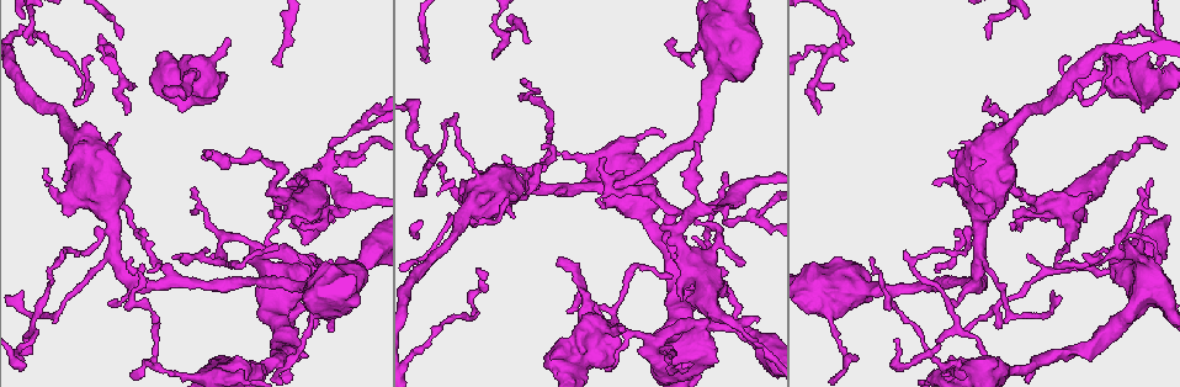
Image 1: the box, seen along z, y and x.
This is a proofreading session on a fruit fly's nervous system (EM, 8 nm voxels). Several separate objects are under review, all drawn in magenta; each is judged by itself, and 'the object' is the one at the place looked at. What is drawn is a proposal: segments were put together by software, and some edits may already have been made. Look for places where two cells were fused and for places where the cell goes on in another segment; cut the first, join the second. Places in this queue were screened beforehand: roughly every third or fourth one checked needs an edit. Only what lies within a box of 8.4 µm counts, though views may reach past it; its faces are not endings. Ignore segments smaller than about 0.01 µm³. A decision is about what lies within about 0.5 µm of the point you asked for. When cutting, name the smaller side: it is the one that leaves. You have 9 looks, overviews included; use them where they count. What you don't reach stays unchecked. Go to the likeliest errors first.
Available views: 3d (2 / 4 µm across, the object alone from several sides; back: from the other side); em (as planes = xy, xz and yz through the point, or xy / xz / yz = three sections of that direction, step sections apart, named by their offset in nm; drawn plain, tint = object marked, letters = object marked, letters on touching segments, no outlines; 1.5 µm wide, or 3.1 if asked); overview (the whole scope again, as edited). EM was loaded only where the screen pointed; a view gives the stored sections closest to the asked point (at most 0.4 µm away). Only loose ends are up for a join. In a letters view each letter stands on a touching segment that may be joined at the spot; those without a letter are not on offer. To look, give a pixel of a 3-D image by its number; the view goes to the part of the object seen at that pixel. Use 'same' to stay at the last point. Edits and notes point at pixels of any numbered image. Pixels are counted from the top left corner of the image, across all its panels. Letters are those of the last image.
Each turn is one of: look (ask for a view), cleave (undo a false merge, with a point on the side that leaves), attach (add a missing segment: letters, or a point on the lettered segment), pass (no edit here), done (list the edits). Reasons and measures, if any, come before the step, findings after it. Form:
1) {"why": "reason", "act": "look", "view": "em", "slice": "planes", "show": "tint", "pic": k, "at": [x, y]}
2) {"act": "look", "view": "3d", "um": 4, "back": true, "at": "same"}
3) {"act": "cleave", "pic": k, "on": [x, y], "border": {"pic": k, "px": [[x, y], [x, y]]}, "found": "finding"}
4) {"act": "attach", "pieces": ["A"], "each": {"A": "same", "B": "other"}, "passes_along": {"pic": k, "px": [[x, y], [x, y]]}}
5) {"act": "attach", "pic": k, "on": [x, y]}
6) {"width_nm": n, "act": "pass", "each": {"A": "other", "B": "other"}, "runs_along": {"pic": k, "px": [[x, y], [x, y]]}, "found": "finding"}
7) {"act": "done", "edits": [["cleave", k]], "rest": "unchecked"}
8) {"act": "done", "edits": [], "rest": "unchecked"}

{"why": "branch stops here", "act": "look", "view": "em", "slice": "xz", "step": 8, "show": "tint", "pic": 1, "at": [557, 261]}

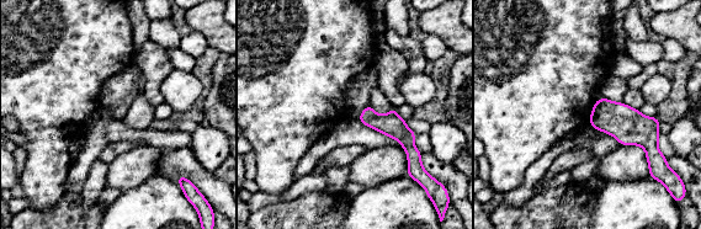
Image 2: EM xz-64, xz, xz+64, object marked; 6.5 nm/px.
{"why": "another direction", "act": "look", "view": "em", "slice": "planes", "show": "letters", "at": "same"}

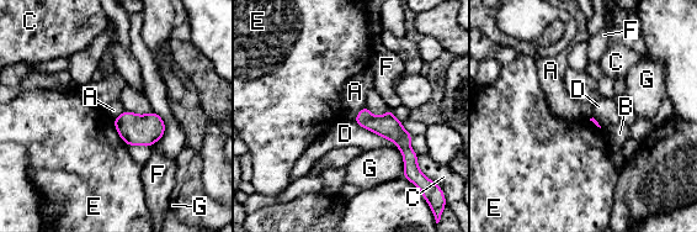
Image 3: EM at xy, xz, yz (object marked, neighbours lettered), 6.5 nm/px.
{"act": "pass", "each": {"A": "other", "B": "other", "C": "other", "D": "other", "E": "other", "F": "other", "G": "other"}, "found": "none of them fits"}

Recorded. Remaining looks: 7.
{"act": "look", "view": "3d", "um": 2, "back": true, "pic": 1, "at": [716, 243]}

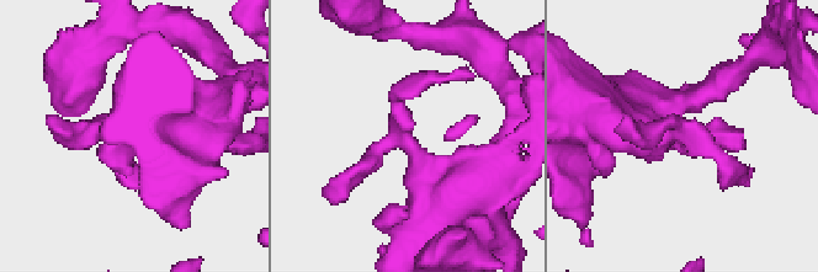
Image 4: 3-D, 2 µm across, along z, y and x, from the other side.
{"why": "shape alone is not enough", "act": "look", "view": "em", "slice": "planes", "show": "letters", "pic": 4, "at": [404, 139]}

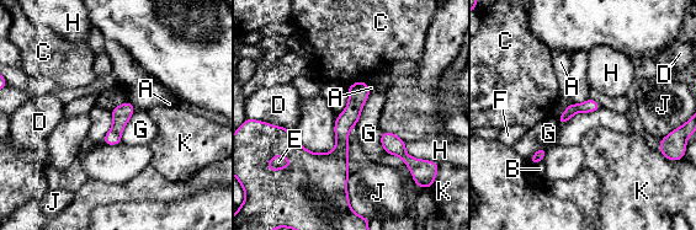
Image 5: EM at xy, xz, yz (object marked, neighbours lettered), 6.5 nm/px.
{"act": "pass", "each": {"A": "other", "B": "other", "C": "other", "D": "other", "E": "other", "F": "other", "G": "other", "H": "other", "J": "other", "K": "other"}, "border": {"pic": 5, "px": [[600, 107], [556, 119]]}, "found": "continuous, no second cell"}

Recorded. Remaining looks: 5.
{"why": "tapers out", "act": "look", "view": "em", "slice": "planes", "show": "tint", "pic": 1, "at": [937, 271]}

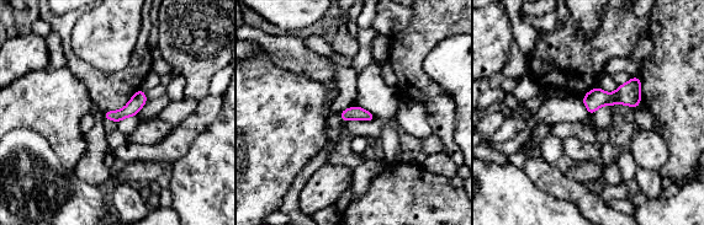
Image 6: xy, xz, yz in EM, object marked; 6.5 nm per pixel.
{"act": "look", "view": "em", "slice": "planes", "show": "letters", "at": "same"}

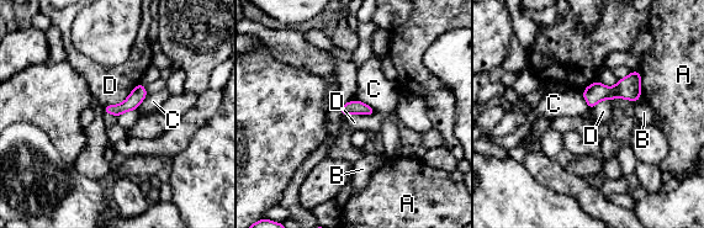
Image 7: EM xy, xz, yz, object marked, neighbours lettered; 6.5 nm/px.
{"width_nm": 90, "longest_contact_nm": ["D", 280], "act": "pass", "each": {"A": "other", "B": "other", "C": "other", "D": "other"}, "found": "no lettered segment goes on from it"}

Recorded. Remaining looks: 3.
{"why": "free end", "act": "look", "view": "em", "slice": "xy", "step": 4, "show": "letters", "pic": 1, "at": [230, 39]}

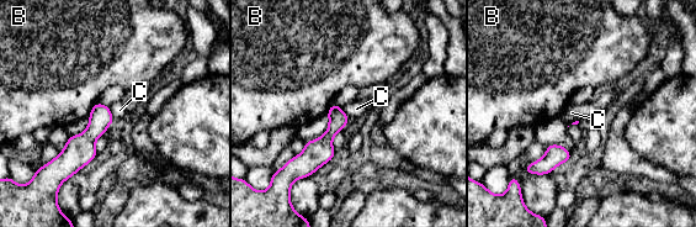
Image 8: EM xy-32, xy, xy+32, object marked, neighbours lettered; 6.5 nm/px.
{"why": "another direction", "act": "look", "view": "em", "slice": "planes", "show": "letters", "at": "same"}

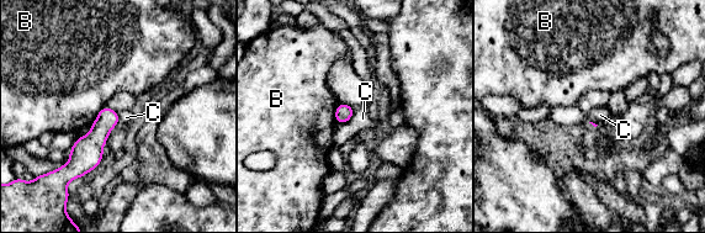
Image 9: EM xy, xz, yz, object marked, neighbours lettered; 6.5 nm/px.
{"act": "pass", "each": {"B": "other", "C": "other"}, "border": {"pic": 9, "px": [[354, 112], [346, 121], [337, 123]]}, "found": "no lettered segment goes on from it"}

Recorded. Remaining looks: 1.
{"act": "done", "edits": [], "rest": "unchecked"}

